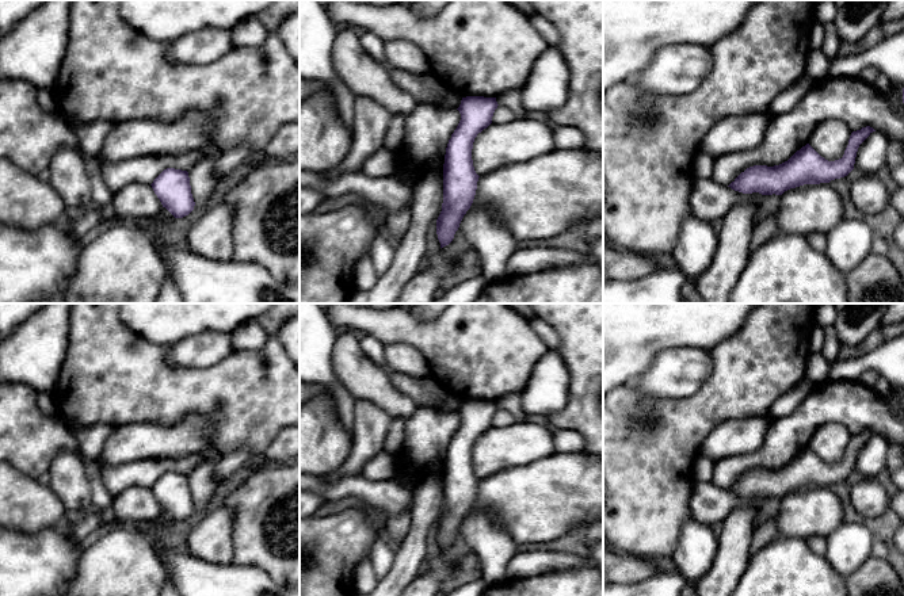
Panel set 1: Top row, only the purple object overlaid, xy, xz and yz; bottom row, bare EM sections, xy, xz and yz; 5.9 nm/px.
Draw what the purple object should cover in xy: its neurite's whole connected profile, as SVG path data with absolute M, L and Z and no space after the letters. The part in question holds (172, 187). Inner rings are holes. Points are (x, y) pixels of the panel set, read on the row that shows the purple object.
M167 168L150 184L155 194L175 218L188 215L195 206L187 171Z

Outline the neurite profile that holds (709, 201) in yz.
M694 177L691 182L690 209L694 217L714 222L721 221L735 205L743 202L759 203L763 196L759 192L743 194L735 191L712 177Z

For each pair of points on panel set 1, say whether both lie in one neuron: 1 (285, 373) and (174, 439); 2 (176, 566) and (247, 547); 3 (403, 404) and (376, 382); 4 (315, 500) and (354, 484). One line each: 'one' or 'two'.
1: two
2: two
3: one
4: two

